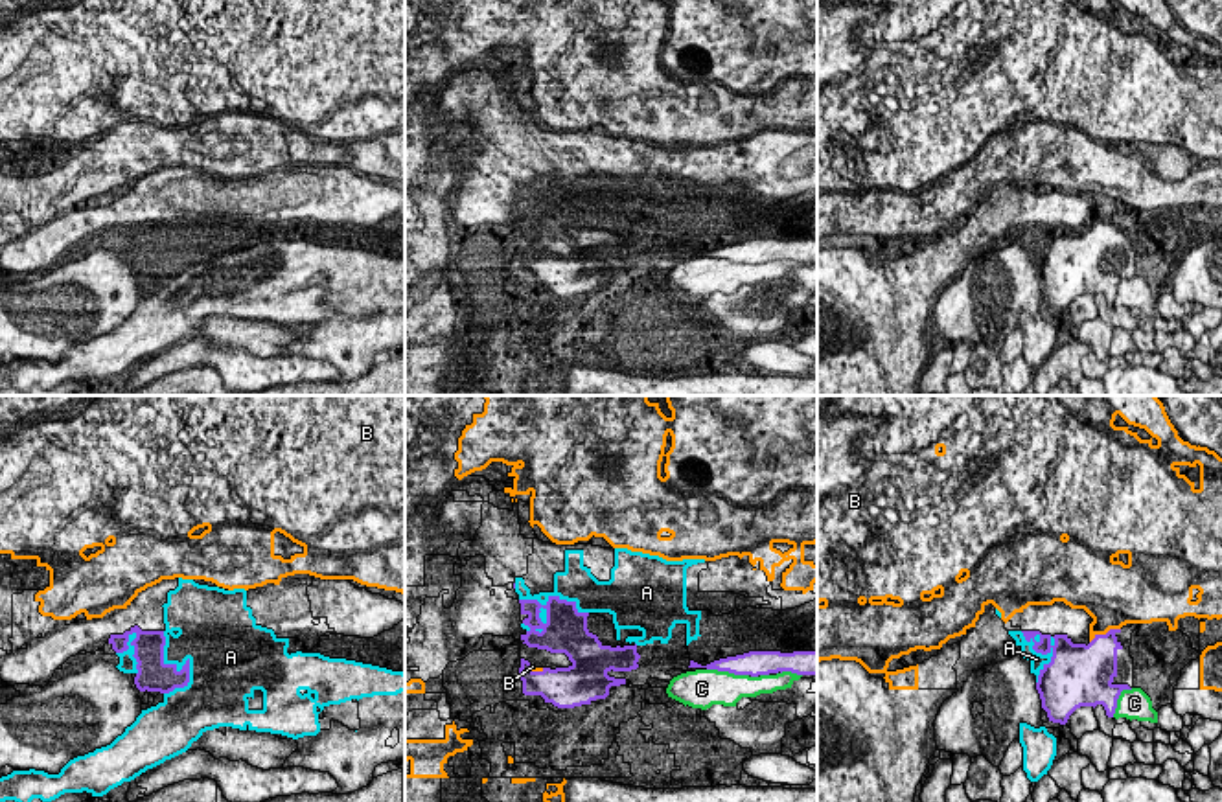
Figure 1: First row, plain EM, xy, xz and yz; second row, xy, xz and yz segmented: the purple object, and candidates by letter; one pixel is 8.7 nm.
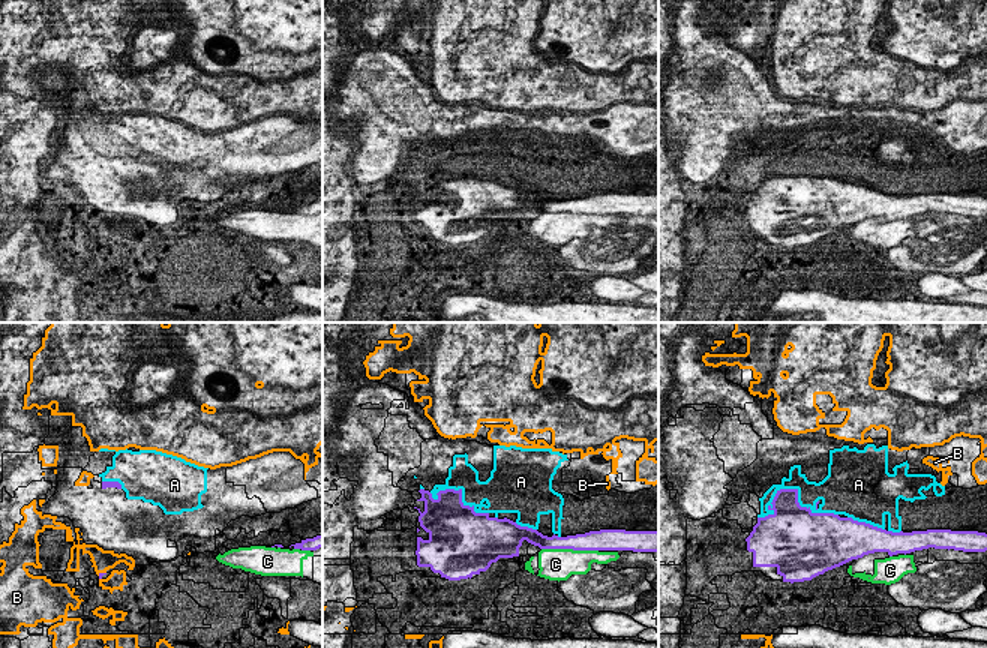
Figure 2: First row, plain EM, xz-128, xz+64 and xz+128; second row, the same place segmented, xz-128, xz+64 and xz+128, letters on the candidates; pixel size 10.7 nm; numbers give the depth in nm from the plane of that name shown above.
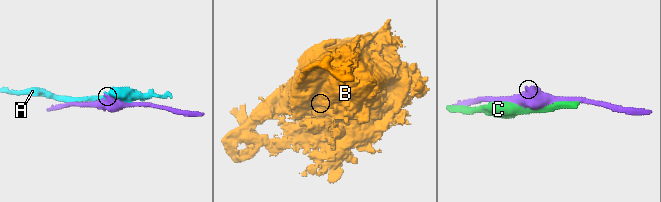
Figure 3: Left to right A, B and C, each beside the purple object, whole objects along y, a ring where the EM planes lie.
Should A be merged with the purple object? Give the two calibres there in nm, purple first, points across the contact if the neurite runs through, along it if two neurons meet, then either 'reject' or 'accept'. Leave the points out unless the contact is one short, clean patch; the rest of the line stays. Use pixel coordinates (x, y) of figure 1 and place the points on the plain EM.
380 nm thick on the purple side, 130 nm on the other; reject

